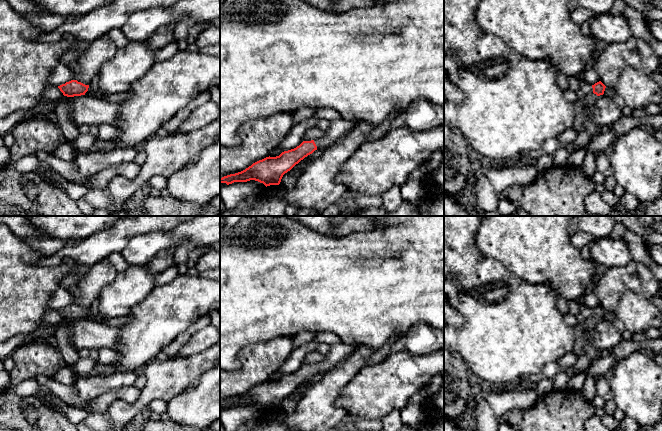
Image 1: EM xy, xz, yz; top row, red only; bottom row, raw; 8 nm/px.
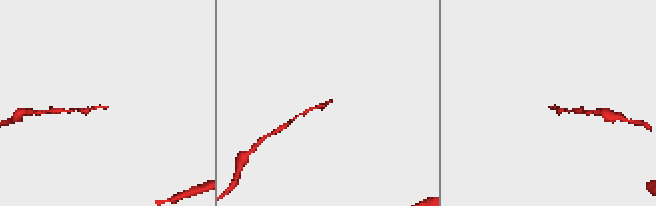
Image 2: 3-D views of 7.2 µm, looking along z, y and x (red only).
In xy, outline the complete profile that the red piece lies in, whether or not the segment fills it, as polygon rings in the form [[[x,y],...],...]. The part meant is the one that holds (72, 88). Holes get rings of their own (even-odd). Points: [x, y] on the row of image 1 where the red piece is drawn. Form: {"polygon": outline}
{"polygon": [[[71,80],[58,86],[58,88],[64,96],[74,97],[85,95],[85,93],[88,91],[89,85],[85,85],[77,80]]]}

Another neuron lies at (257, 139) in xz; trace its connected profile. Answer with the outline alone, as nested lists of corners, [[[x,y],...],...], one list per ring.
[[[293,112],[278,113],[244,123],[237,131],[237,146],[220,145],[220,178],[241,172],[269,157],[295,125]]]

